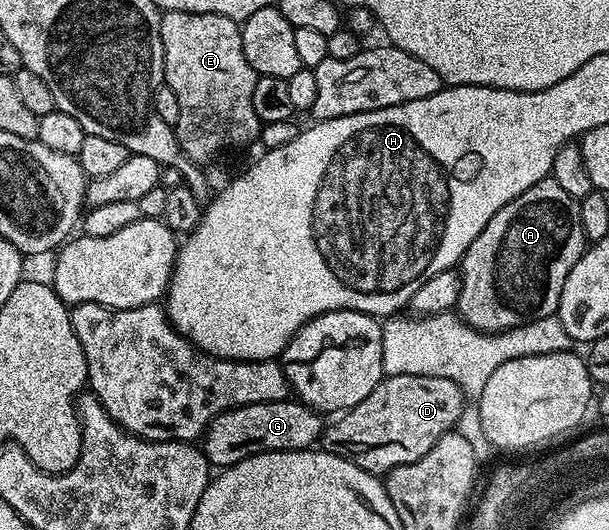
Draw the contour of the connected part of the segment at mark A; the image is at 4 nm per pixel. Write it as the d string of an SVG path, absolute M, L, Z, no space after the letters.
M552 178L537 182L525 190L513 202L501 206L493 218L473 238L469 250L463 255L458 265L459 301L457 315L471 328L478 332L504 332L527 324L531 320L540 320L546 316L554 316L559 311L561 290L565 286L565 278L569 278L569 270L577 266L585 251L585 237L579 200L571 197Z

